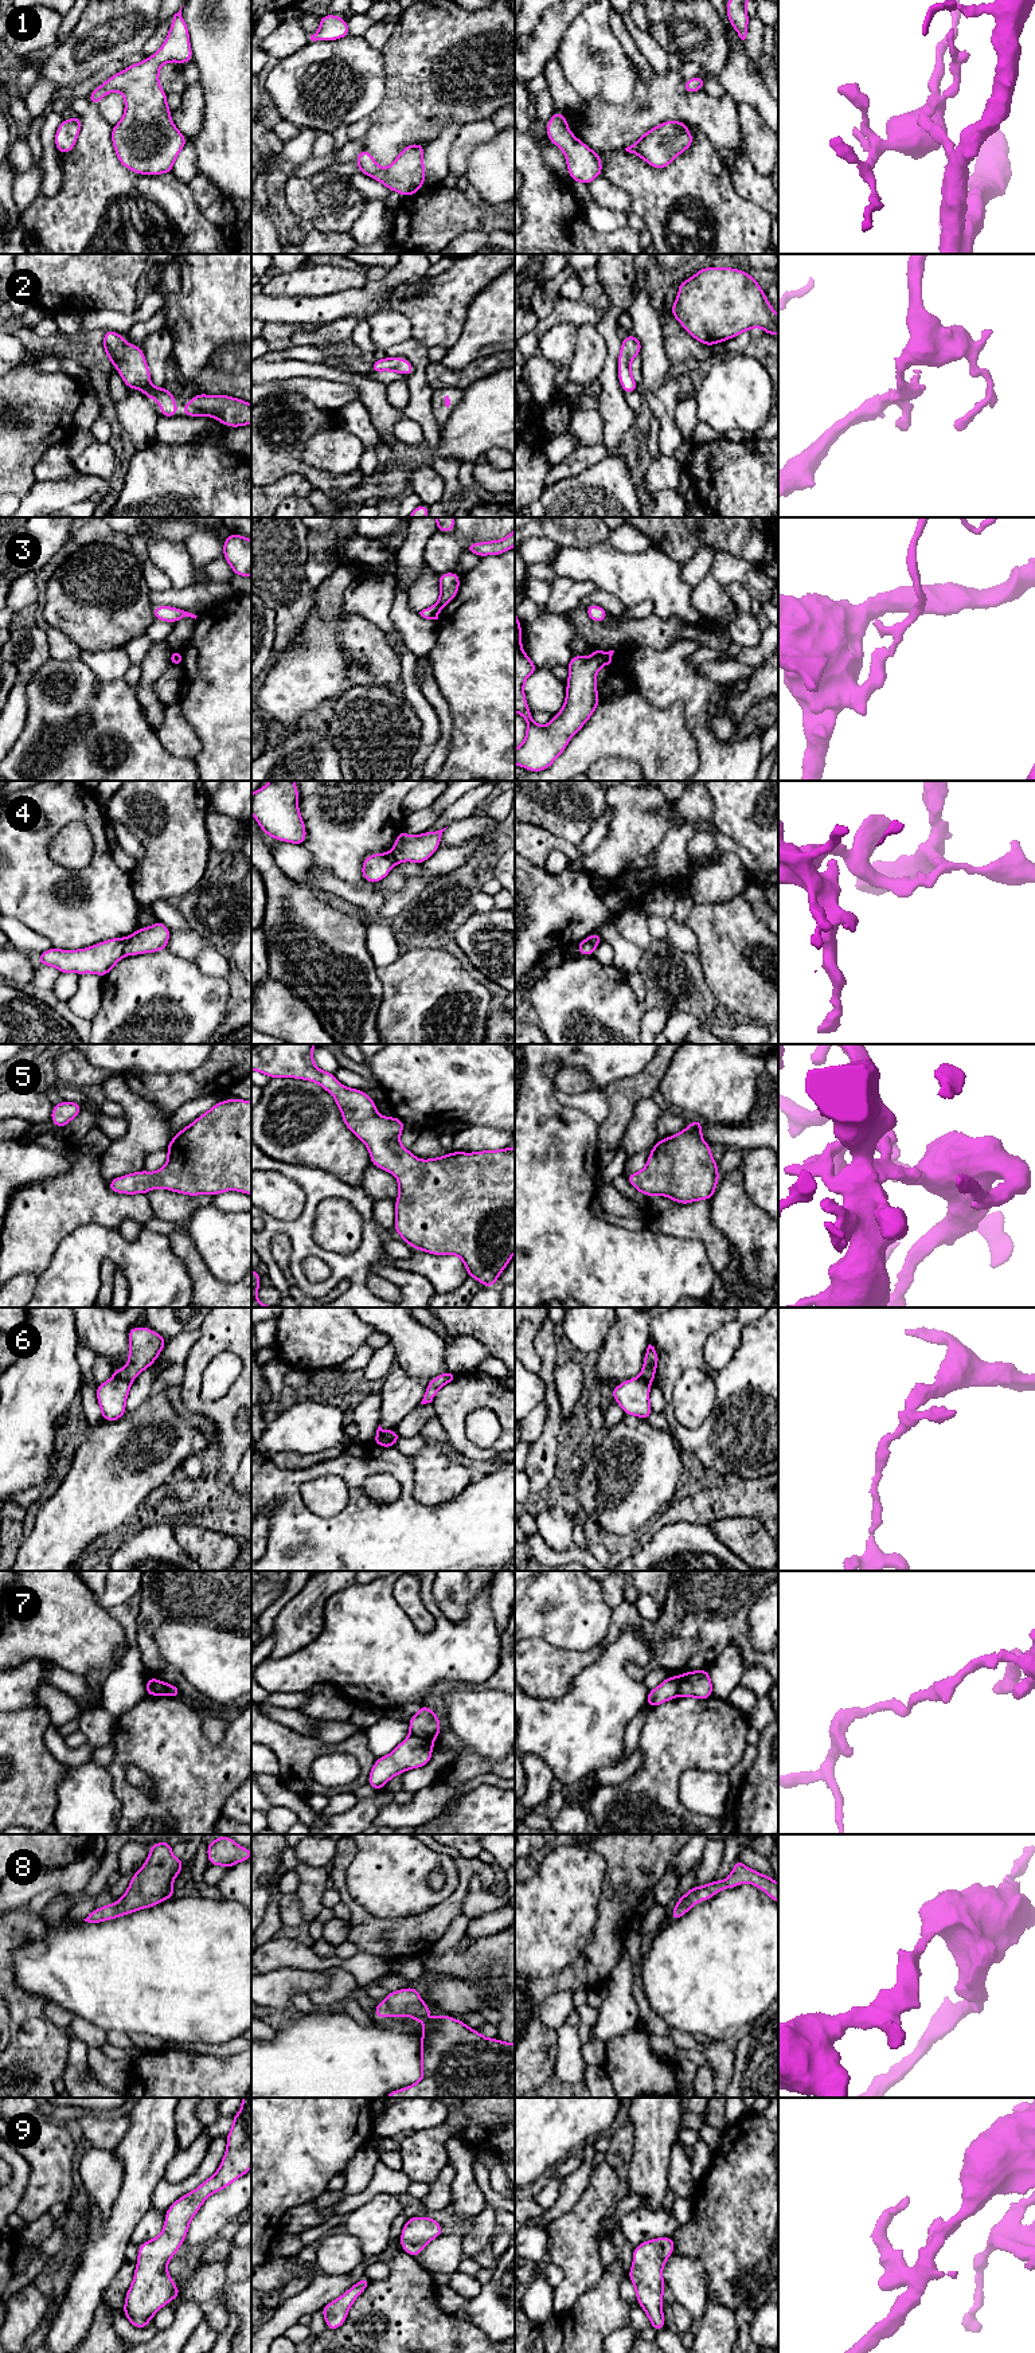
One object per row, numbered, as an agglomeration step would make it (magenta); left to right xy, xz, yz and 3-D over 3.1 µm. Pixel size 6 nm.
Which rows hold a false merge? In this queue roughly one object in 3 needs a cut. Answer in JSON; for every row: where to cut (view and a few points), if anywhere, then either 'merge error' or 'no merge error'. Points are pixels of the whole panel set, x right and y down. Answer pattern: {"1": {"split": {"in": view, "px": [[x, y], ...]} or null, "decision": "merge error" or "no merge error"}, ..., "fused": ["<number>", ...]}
{"1": {"split": null, "decision": "no merge error"}, "2": {"split": null, "decision": "no merge error"}, "3": {"split": {"in": "yz", "px": [[602, 652], [602, 661], [605, 664]]}, "decision": "merge error"}, "4": {"split": {"in": "xy", "px": [[129, 937], [124, 953]]}, "decision": "merge error"}, "5": {"split": null, "decision": "no merge error"}, "6": {"split": {"in": "xy", "px": [[114, 1376], [127, 1379], [131, 1383]]}, "decision": "merge error"}, "7": {"split": {"in": "xz", "px": [[411, 1734], [432, 1739]]}, "decision": "merge error"}, "8": {"split": null, "decision": "no merge error"}, "9": {"split": null, "decision": "no merge error"}, "fused": ["3", "4", "6", "7"]}

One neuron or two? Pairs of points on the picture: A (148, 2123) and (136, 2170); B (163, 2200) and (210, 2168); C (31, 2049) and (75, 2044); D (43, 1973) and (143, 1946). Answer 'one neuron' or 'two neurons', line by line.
A: one neuron
B: one neuron
C: two neurons
D: one neuron

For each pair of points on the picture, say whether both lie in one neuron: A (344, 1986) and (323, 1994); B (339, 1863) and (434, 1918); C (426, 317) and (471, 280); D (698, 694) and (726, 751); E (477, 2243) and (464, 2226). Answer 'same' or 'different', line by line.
A: same
B: same
C: same
D: same
E: different

